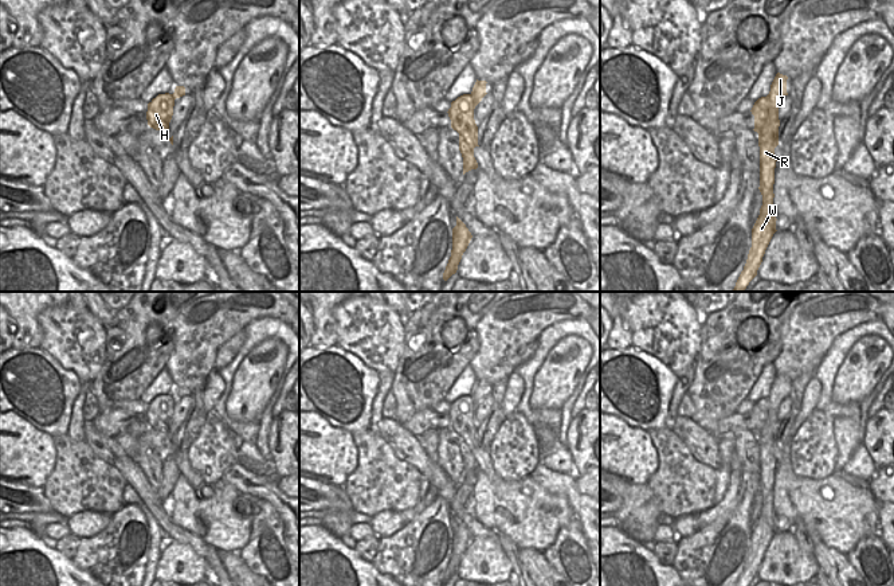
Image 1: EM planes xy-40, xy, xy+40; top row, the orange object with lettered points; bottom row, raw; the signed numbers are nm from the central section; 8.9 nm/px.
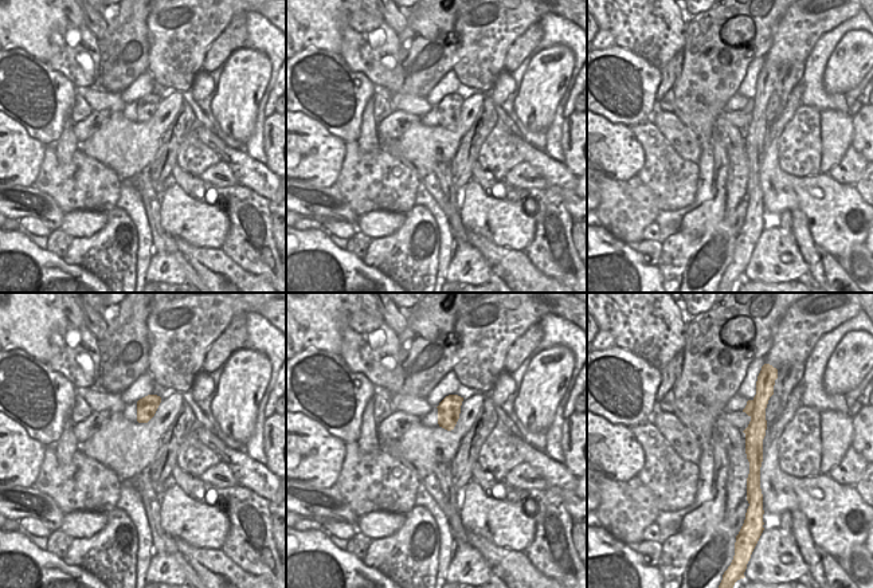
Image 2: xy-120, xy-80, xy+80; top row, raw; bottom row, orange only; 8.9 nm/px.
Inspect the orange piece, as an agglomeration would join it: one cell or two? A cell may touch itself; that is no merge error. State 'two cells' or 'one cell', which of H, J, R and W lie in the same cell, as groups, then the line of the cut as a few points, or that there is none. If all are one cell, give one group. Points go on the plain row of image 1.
two cells; groups H / J R W; cut xy+40 (768, 397), (769, 415), (759, 434)

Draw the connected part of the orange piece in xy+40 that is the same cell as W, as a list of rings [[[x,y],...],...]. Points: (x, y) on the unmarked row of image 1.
[[[776,375],[771,392],[768,395],[771,401],[769,417],[758,434],[760,448],[760,493],[762,496],[762,507],[760,516],[752,530],[752,548],[748,555],[746,564],[741,573],[736,586],[749,586],[749,583],[757,577],[757,571],[762,563],[765,551],[776,531],[776,517],[773,507],[773,485],[775,485],[775,449],[779,446],[779,406],[787,394],[787,376]]]

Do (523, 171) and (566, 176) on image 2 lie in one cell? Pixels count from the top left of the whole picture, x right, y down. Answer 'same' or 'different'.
different

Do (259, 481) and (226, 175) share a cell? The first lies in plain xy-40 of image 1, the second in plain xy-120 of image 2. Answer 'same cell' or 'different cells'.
same cell

